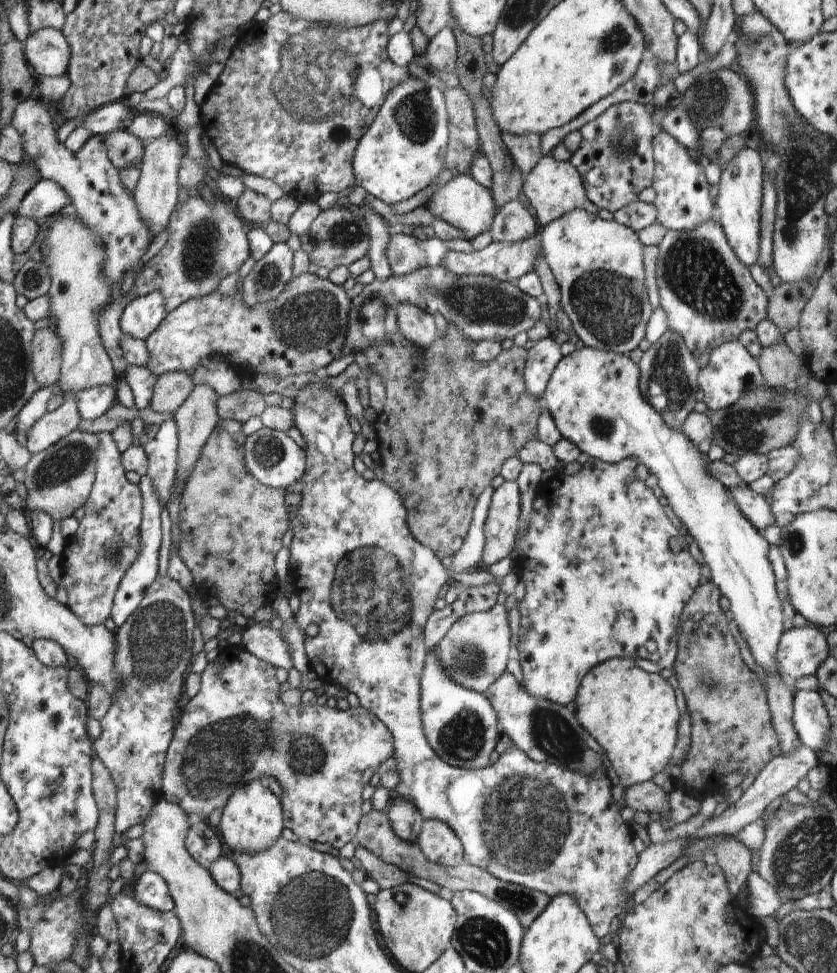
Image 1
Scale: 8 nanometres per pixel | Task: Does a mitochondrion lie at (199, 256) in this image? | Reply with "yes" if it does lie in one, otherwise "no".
yes

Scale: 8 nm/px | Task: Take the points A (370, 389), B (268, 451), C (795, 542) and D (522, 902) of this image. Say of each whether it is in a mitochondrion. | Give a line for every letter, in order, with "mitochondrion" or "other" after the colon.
A: other
B: mitochondrion
C: mitochondrion
D: mitochondrion

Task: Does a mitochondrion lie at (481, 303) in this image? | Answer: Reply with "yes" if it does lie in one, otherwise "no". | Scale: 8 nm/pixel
yes

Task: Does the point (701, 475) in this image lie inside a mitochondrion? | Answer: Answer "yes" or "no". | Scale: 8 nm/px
no

